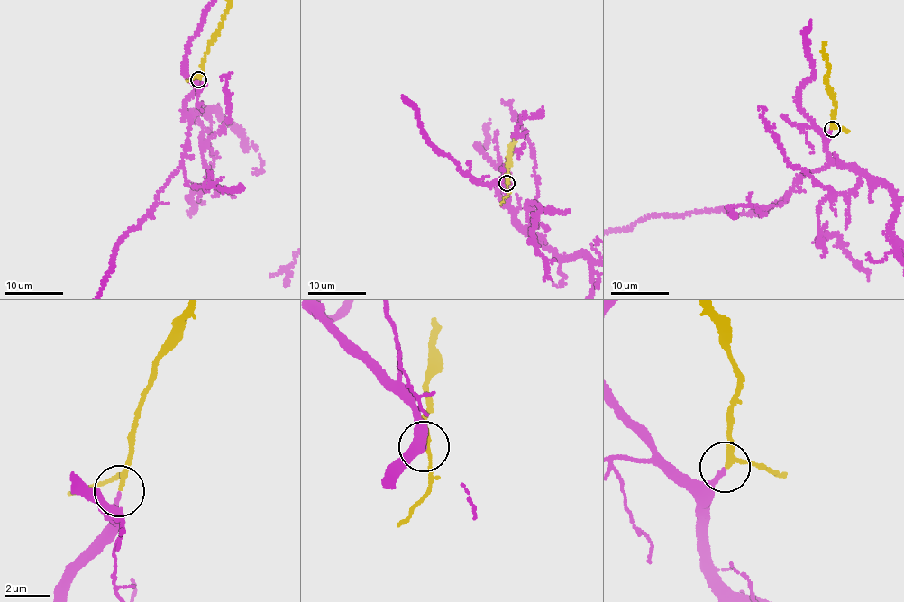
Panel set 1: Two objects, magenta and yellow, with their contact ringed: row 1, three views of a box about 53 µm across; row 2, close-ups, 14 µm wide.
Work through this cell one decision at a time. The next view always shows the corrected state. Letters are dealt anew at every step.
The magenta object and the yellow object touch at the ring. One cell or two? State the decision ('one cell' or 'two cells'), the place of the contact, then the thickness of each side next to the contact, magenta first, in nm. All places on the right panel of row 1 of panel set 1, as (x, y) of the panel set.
one cell; at (832, 129); 190 nm thick on the magenta side, 180 nm on the other

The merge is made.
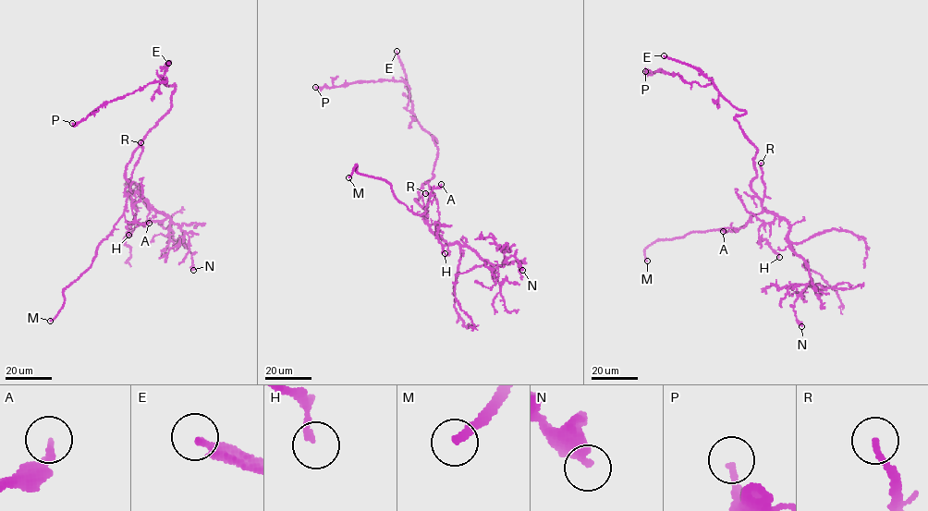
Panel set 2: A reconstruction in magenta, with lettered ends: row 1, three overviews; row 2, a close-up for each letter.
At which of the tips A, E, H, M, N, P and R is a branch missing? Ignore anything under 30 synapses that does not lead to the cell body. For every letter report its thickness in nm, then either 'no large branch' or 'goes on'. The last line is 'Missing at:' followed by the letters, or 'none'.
A: 160 nm | no large branch
E: 240 nm | goes on
H: 190 nm | no large branch
M: 240 nm | goes on
N: 360 nm | no large branch
P: 190 nm | no large branch
R: 190 nm | goes on
Missing at: E, M, R

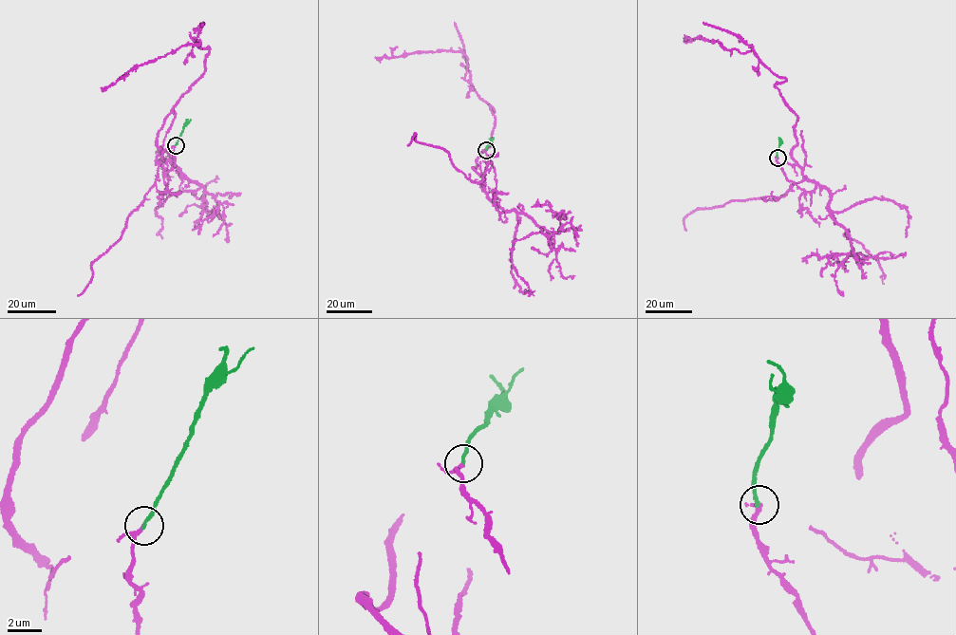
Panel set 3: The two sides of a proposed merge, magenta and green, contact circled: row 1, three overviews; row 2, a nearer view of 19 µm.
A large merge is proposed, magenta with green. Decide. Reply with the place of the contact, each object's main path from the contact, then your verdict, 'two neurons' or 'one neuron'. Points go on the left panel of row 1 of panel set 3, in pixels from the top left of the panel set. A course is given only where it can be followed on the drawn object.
at (176, 145); magenta runs (176, 145), (175, 164), (163, 175), (156, 138), (203, 74), (209, 49), (192, 38), (199, 40), (101, 87); green runs (176, 145), (183, 126), (191, 120); one neuron

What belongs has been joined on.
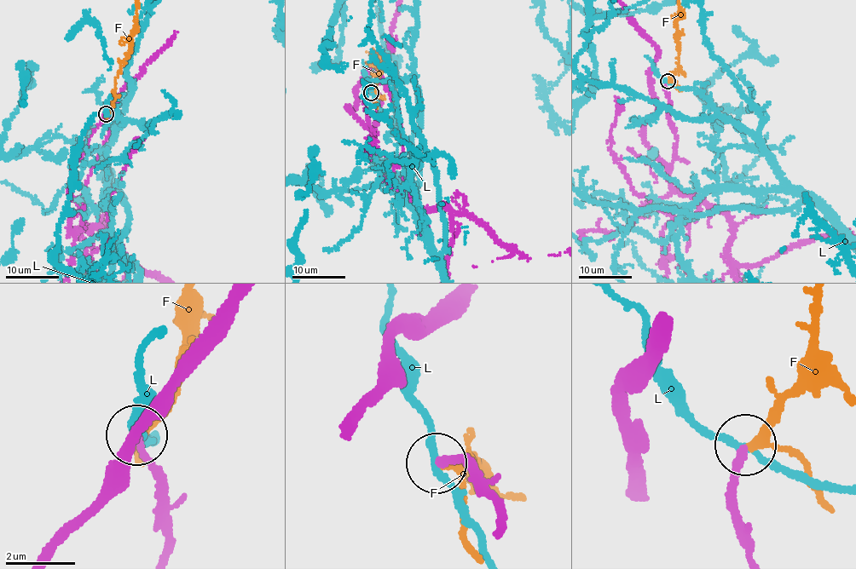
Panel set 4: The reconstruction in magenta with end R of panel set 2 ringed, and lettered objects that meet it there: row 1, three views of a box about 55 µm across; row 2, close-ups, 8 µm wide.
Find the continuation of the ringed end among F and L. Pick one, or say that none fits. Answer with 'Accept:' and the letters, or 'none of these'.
Accept: F

